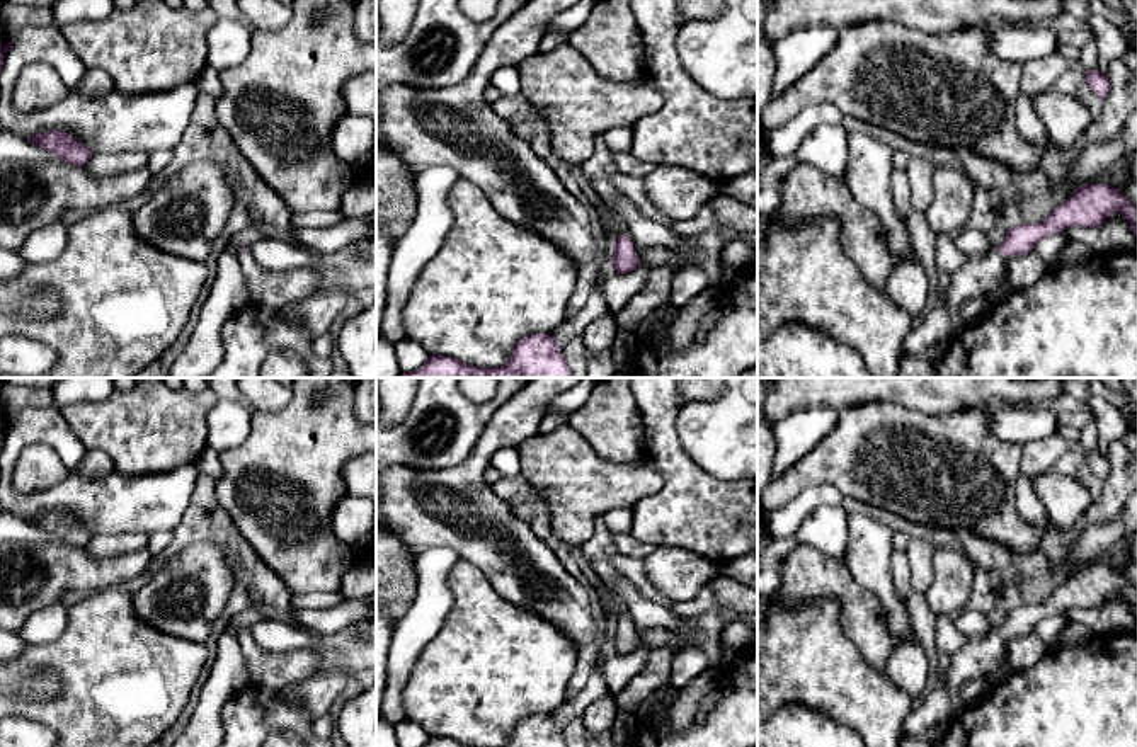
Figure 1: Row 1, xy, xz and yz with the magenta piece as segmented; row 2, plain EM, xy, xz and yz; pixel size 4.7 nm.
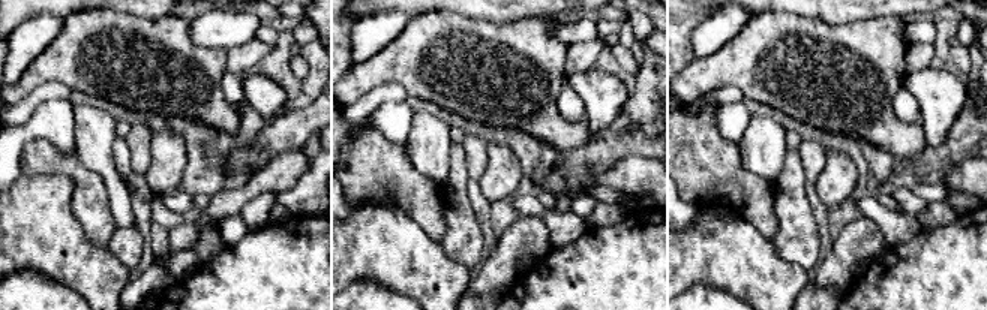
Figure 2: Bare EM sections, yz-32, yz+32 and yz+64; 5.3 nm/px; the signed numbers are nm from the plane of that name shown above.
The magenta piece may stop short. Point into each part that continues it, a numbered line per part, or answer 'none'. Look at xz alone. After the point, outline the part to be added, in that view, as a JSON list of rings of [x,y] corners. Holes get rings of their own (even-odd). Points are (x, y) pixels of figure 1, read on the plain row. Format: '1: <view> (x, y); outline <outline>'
none

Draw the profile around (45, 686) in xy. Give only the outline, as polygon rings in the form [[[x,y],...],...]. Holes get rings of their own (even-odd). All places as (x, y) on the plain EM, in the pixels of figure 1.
[[[49,670],[36,672],[34,677],[17,684],[17,694],[29,701],[49,701],[61,694],[61,681]]]

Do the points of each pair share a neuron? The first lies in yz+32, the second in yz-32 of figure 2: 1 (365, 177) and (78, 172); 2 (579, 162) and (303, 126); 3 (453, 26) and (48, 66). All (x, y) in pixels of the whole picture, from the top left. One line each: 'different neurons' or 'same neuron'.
1: same neuron
2: same neuron
3: same neuron

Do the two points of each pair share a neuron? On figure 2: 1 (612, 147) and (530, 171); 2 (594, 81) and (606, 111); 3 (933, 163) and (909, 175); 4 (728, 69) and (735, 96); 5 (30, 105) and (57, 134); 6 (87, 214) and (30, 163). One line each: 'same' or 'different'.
1: same
2: same
3: same
4: different
5: different
6: same

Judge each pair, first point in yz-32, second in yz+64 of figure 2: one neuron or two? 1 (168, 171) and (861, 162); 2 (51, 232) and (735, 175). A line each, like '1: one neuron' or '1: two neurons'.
1: two neurons
2: two neurons

